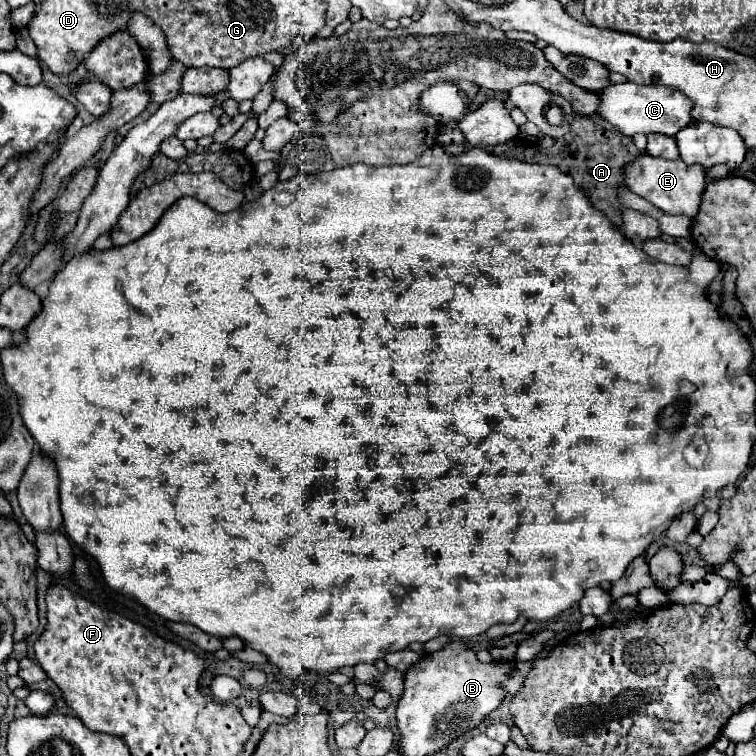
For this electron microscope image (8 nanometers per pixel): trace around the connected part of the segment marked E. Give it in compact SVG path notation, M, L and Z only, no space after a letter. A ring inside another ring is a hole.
M642 152L624 168L624 186L666 214L686 214L694 218L700 206L700 196L704 192L704 176L706 172L698 164L688 166L682 160L664 160Z

